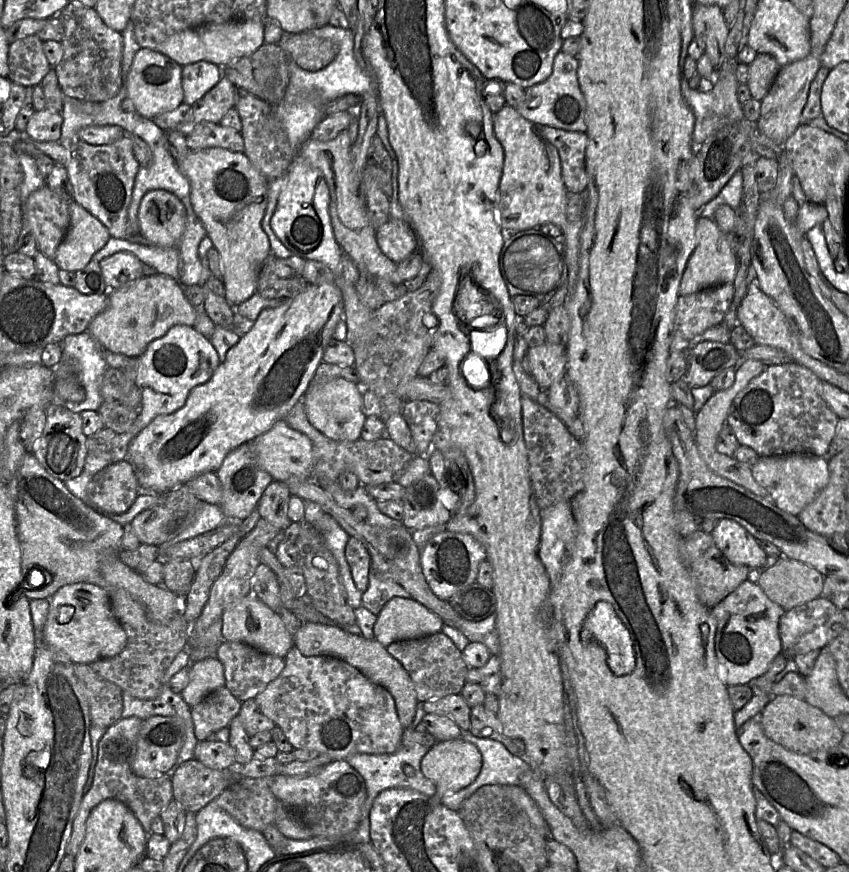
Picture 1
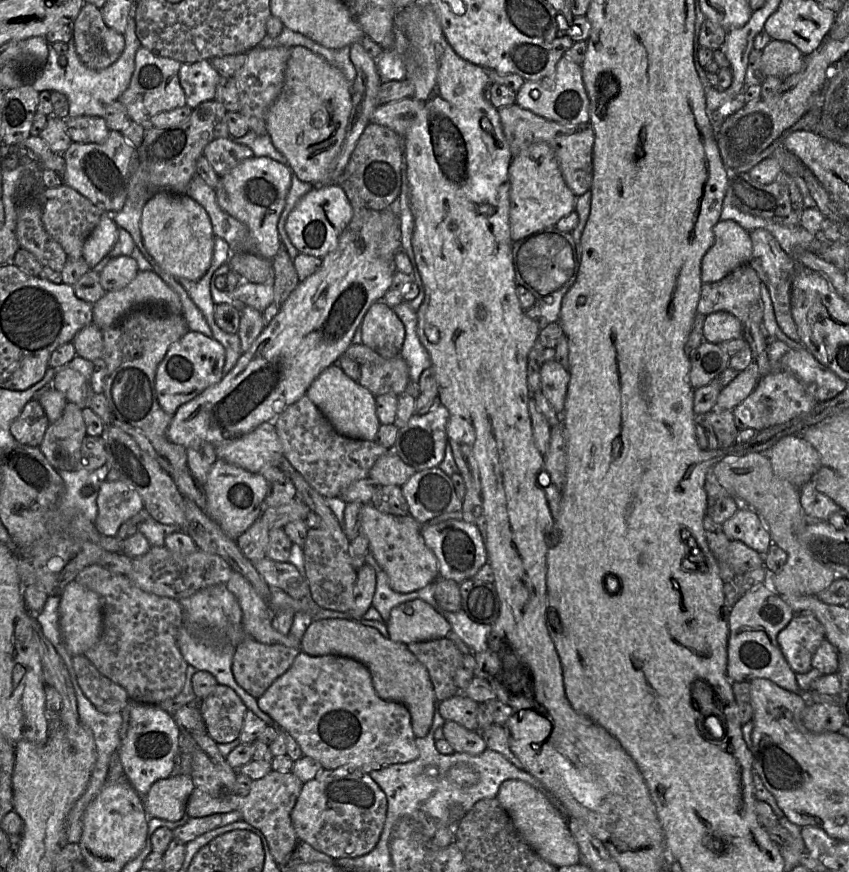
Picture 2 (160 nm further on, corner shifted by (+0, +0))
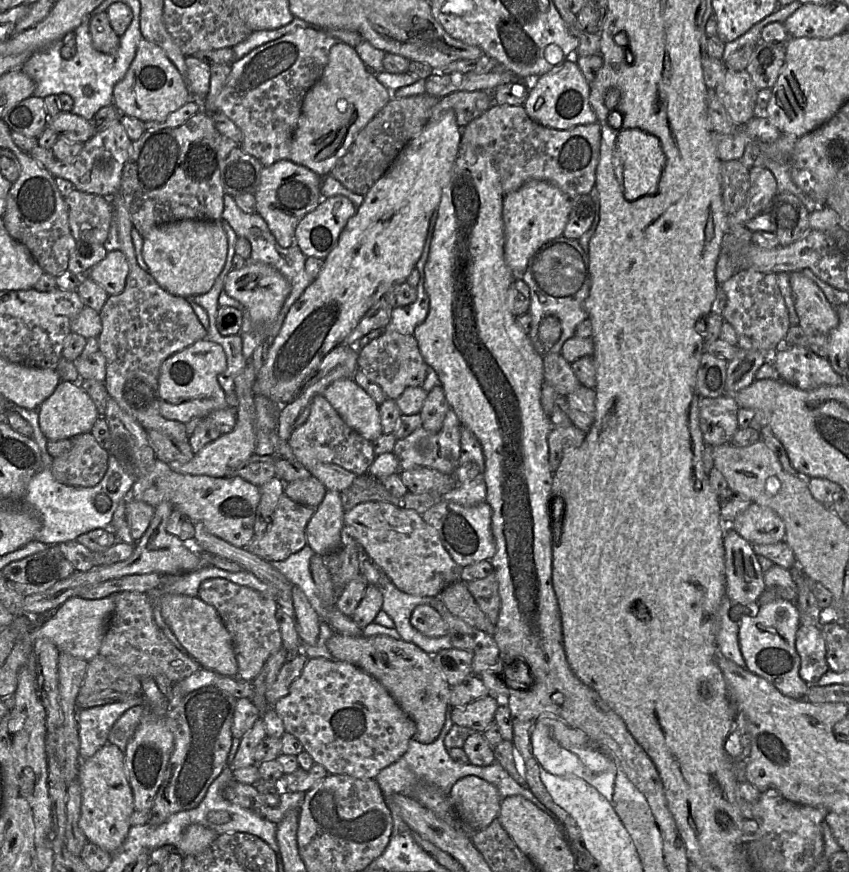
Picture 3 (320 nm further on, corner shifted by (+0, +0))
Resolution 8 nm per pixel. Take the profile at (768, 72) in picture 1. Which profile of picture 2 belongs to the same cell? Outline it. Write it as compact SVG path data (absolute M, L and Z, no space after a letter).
M772 40L762 50L763 73L785 80L802 69L804 57L793 44Z

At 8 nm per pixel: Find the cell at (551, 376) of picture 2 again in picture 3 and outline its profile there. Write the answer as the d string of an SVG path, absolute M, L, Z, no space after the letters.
M581 385L565 397L558 395L557 404L566 412L574 426L587 433L595 419L595 399L595 390Z

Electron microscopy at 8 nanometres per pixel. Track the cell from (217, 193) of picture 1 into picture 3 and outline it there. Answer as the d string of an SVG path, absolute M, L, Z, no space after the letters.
M280 160L263 167L260 183L254 194L256 213L265 220L280 246L297 246L296 227L305 215L319 205L322 199L321 182L321 176L289 160Z

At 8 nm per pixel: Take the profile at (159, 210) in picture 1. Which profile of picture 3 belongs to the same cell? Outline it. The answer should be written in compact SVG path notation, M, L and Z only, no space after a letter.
M181 220L159 225L143 239L142 256L149 273L169 293L193 298L209 292L222 272L228 241L221 221Z

